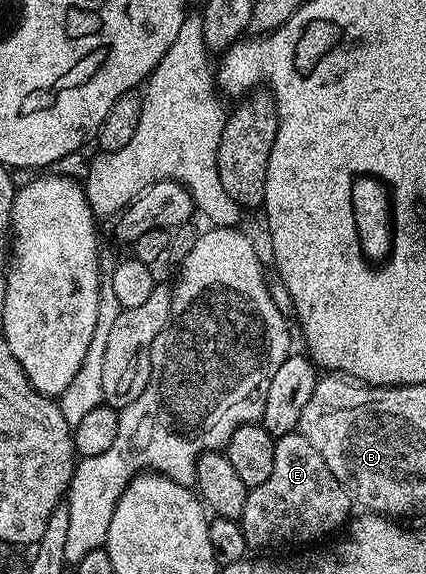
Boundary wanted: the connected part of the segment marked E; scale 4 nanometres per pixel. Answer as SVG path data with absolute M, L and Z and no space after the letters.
M300 432L285 434L275 441L274 451L276 460L272 463L272 473L268 475L268 480L264 480L264 484L259 486L249 487L244 500L244 512L240 521L247 547L254 552L270 552L266 550L273 546L298 546L301 542L326 538L342 525L343 529L351 517L352 495L340 484L340 480L336 480L336 476L332 476L328 464L324 464L324 456L320 456L320 452L312 448L312 440L308 440Z

